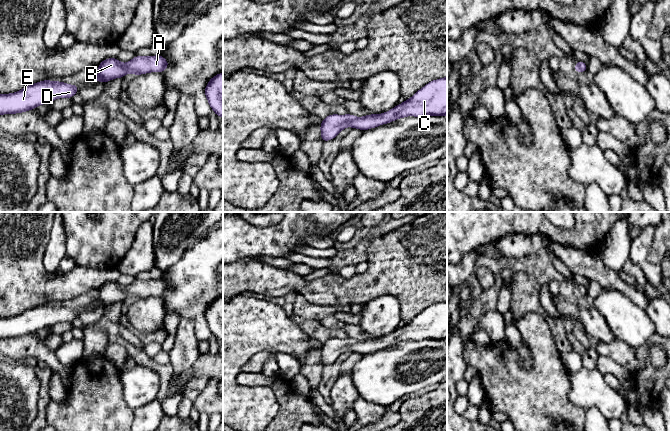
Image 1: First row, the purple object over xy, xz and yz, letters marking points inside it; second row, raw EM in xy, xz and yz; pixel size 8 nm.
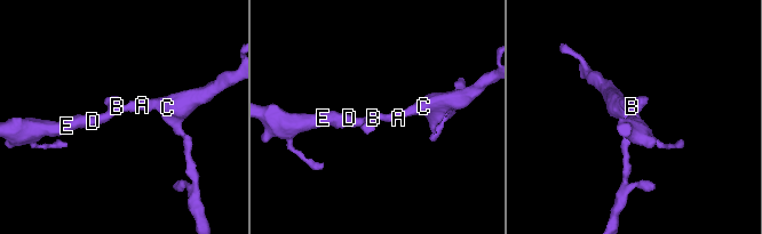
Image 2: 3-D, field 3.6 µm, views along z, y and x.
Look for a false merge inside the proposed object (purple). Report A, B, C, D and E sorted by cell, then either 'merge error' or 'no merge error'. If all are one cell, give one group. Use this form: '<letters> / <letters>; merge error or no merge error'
A B C D E; no merge error

